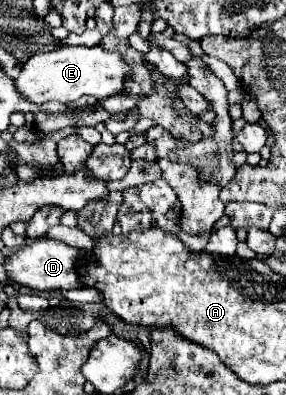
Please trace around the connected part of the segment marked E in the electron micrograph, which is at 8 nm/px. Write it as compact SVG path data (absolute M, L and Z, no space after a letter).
M58 47L54 51L32 55L16 77L16 89L32 99L32 103L60 101L70 103L82 95L94 95L98 101L124 91L124 79L132 75L132 67L116 51L102 47Z

